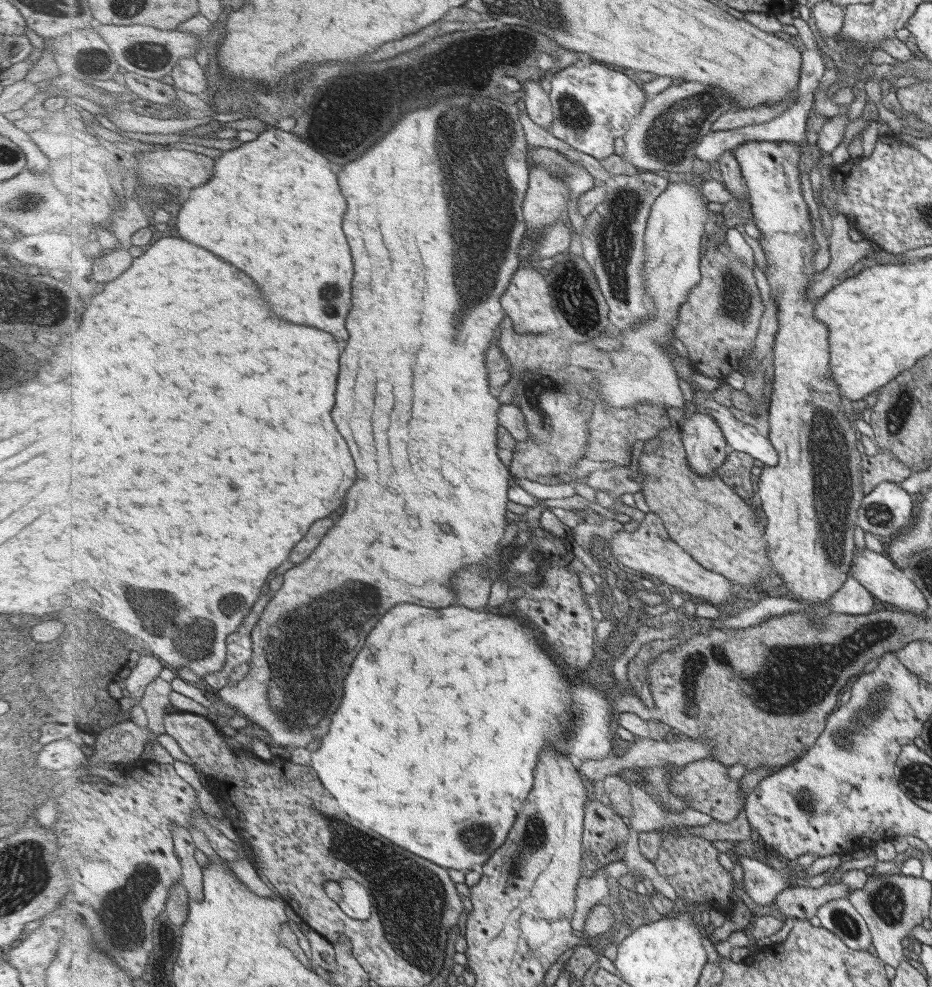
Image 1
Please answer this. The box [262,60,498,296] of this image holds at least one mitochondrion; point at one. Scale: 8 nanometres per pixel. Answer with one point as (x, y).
(430, 88)

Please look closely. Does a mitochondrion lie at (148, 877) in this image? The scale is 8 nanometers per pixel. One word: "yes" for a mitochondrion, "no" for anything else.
yes

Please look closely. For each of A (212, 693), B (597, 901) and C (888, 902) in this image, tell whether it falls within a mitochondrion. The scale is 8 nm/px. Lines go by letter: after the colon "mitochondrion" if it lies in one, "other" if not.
A: other
B: other
C: mitochondrion

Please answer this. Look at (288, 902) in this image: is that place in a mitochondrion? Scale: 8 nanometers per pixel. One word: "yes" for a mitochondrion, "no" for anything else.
no

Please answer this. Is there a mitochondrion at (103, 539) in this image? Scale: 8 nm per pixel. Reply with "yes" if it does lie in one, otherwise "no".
no

